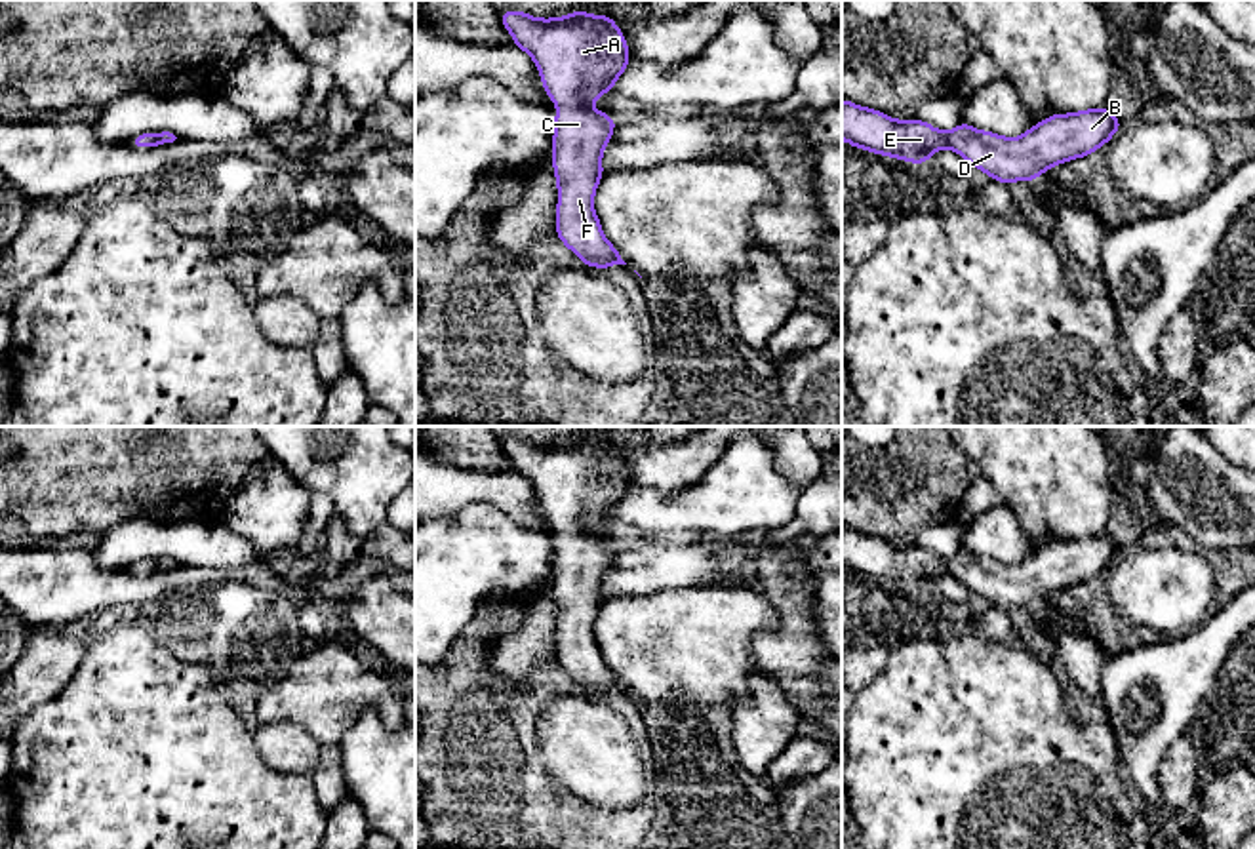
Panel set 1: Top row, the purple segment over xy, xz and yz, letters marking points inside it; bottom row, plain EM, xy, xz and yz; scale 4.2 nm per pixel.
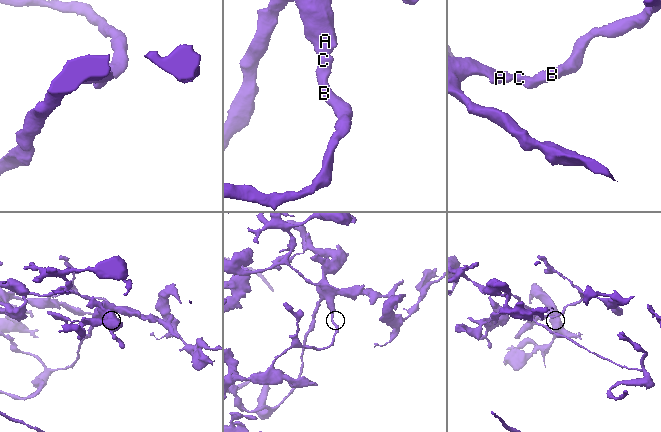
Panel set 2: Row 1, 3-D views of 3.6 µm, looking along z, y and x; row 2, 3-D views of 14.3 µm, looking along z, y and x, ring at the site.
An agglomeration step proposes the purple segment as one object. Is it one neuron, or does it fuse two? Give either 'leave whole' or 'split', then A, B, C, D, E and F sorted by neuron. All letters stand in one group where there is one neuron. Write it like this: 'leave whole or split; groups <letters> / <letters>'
leave whole; groups A B C D E F

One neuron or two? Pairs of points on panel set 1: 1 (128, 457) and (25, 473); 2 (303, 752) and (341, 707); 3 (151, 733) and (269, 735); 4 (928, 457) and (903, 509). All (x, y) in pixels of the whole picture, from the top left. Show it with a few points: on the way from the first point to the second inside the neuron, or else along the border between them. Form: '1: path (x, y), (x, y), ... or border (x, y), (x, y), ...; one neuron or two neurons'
1: path (103, 463), (82, 463), (71, 473), (50, 473); one neuron
2: border (273, 722), (292, 722), (320, 745); two neurons
3: border (252, 733), (258, 754), (280, 771); two neurons
4: path (922, 471), (905, 495); one neuron

